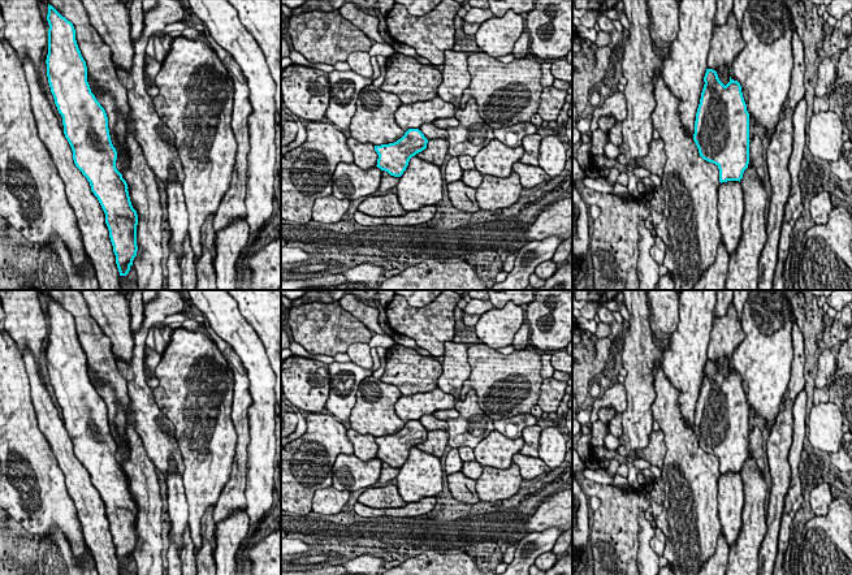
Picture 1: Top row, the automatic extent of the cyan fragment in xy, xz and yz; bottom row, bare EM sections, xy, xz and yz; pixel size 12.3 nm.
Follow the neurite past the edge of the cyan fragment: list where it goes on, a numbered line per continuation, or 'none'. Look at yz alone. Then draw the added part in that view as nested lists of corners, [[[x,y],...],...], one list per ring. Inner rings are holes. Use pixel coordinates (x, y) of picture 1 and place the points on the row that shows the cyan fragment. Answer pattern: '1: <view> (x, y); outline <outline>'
none

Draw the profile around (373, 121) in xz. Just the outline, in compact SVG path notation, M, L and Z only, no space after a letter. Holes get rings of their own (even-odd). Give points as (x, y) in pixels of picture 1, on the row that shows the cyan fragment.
M373 85L366 86L358 96L355 113L349 126L351 138L375 146L394 143L405 135L394 120L402 105L395 94Z

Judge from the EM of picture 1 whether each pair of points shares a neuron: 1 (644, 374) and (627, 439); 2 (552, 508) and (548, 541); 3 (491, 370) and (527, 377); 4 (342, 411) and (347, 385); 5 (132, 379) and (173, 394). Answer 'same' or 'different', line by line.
1: same
2: different
3: same
4: same
5: different

